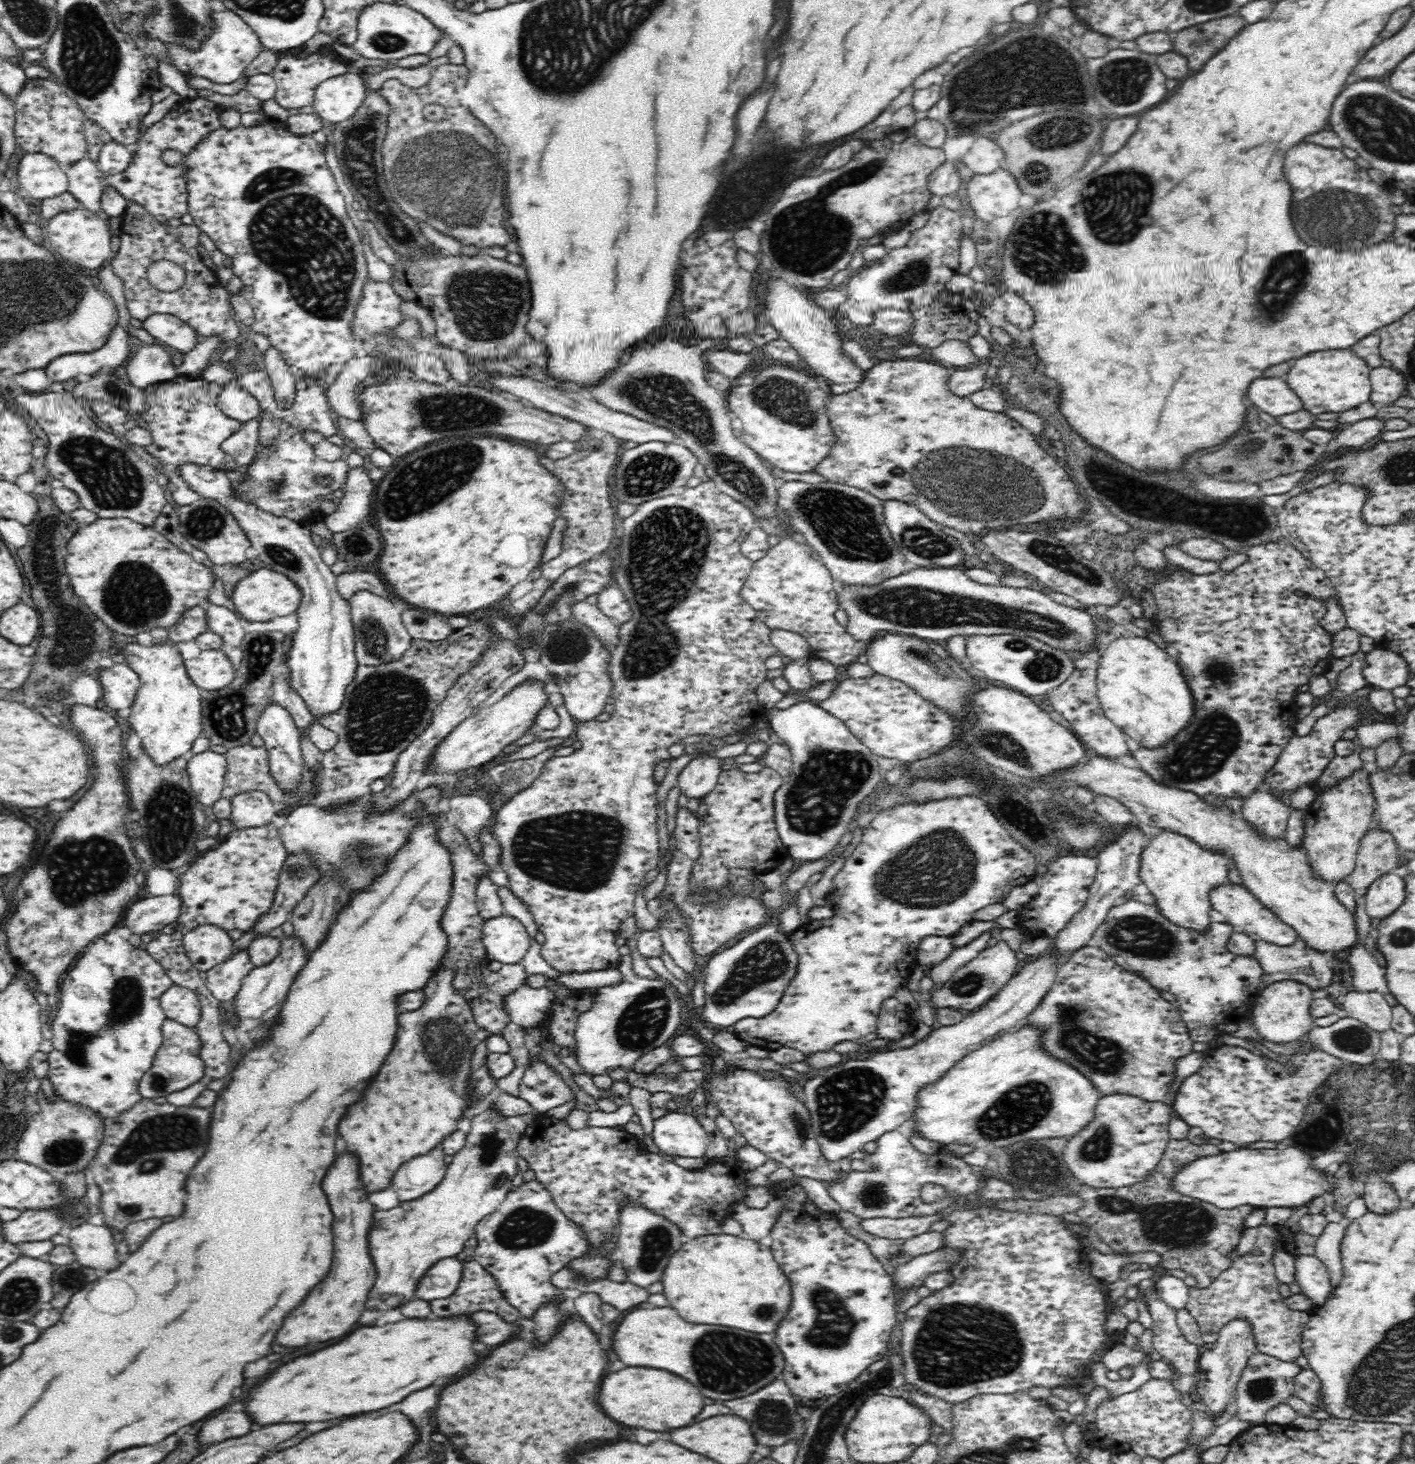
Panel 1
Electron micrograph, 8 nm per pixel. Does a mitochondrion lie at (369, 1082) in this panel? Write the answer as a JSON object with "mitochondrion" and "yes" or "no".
{"mitochondrion":"no"}

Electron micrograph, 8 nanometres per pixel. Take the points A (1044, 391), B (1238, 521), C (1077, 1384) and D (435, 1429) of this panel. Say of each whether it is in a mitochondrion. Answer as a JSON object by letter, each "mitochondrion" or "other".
{"A":"mitochondrion","B":"mitochondrion","C":"other","D":"other"}

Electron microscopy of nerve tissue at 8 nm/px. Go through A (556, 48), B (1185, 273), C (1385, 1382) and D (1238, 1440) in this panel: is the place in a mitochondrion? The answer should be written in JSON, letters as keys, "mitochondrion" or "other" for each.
{"A":"mitochondrion","B":"other","C":"mitochondrion","D":"other"}

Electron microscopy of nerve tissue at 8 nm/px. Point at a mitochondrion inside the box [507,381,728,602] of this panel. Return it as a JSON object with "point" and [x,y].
{"point":[652,471]}

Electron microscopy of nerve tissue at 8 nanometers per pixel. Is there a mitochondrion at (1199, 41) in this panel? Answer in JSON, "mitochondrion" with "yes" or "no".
{"mitochondrion":"yes"}

